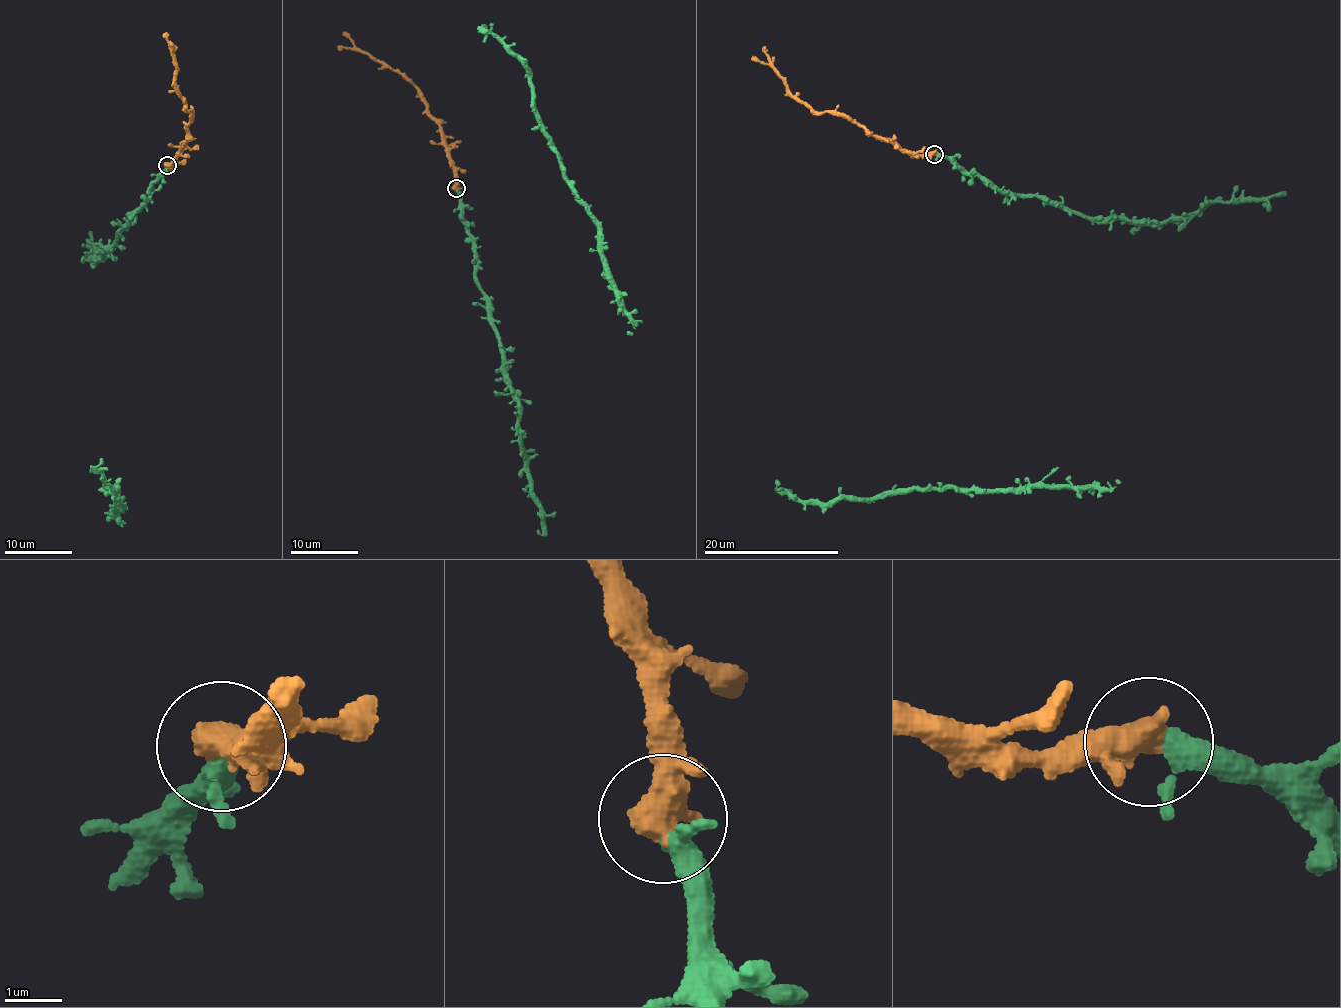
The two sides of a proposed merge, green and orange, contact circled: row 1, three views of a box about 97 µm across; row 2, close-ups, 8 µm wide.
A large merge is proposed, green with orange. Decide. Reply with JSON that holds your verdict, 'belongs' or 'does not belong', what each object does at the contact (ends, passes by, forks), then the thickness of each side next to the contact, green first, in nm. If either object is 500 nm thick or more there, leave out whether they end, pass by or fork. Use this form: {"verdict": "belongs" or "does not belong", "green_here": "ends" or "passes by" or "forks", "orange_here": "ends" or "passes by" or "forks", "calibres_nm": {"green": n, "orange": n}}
{"verdict": "belongs", "calibres_nm": {"green": 280, "orange": 650}}

